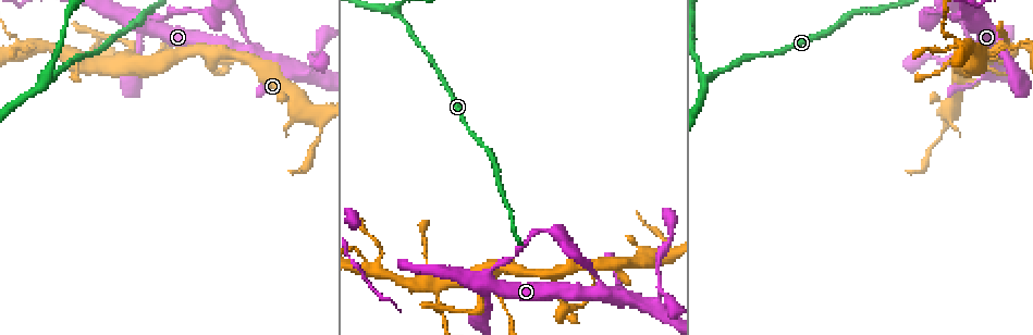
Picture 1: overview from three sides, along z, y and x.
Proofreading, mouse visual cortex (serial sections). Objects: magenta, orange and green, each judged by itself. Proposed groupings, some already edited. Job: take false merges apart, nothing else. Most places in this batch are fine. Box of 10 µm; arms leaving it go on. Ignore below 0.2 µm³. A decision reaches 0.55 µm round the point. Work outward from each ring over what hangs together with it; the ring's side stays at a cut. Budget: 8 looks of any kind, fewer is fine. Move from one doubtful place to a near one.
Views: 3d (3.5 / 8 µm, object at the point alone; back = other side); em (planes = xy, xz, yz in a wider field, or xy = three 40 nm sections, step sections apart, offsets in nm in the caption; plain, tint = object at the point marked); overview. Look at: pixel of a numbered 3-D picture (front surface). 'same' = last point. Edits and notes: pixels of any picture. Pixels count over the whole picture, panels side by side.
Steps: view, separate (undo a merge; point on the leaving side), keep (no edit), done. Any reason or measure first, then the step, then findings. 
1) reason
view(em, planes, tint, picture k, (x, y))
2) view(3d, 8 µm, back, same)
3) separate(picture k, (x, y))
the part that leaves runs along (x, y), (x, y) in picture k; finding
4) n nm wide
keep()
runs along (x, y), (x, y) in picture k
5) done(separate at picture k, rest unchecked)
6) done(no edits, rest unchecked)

three-way junction
view(3d, 3.5 µm, picture 1, (137, 63))

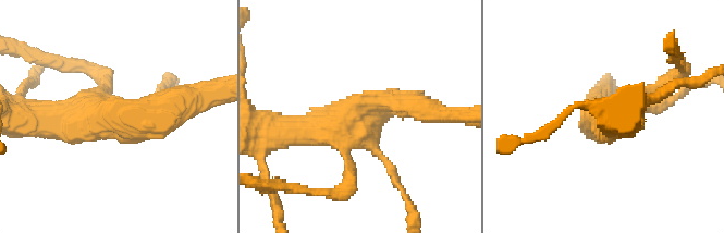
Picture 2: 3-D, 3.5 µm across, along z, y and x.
shape alone is not enough
view(em, planes, tint, picture 2, (113, 114))

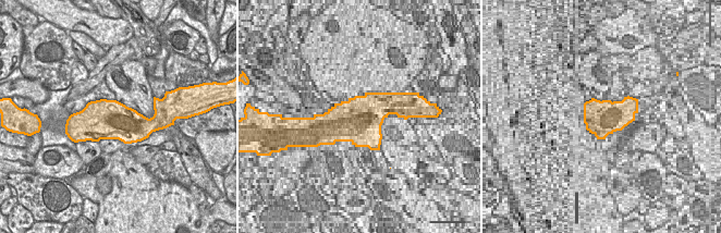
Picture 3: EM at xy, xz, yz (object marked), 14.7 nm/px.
600 nm wide
keep()
runs along (417, 106), (275, 131) in picture 2; all the same cell

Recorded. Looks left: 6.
two arms in line, one across
view(3d, 3.5 µm, picture 1, (369, 266))

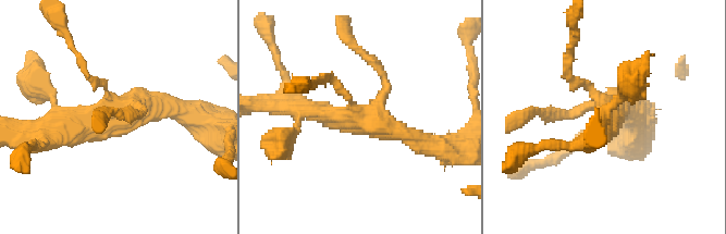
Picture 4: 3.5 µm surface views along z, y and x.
now the EM
view(em, planes, tint, picture 4, (118, 104))

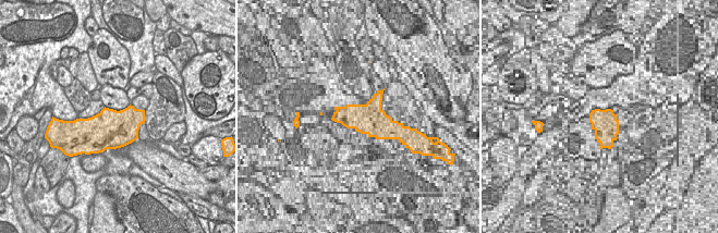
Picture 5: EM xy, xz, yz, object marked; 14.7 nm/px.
keep()
runs along (426, 145), (361, 116), (302, 114) in picture 4; one cell here

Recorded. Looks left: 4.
abrupt turn
view(3d, 3.5 µm, picture 1, (49, 76))

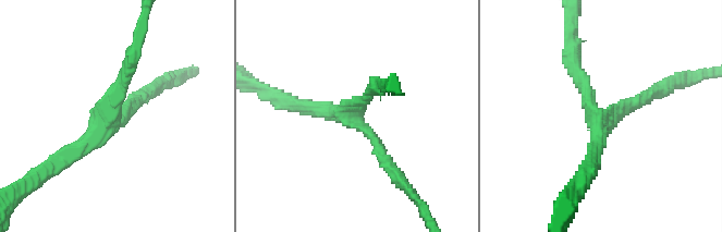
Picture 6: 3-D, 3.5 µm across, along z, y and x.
3 arms; arms of 200, 200, 250 nm
view(em, xy, step 5, plain, picture 6, (113, 117))

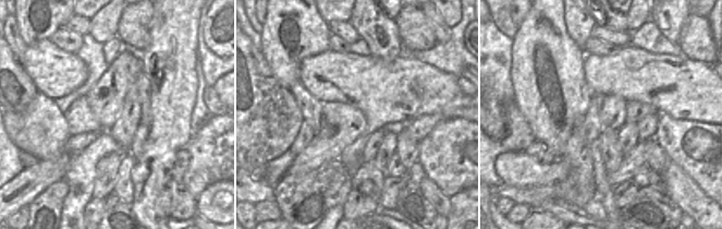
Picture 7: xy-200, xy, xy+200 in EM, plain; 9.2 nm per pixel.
view(em, xy, step 5, tint, same)

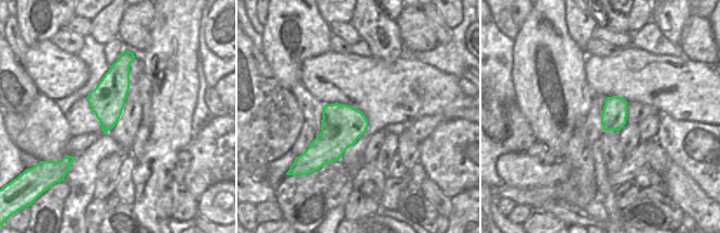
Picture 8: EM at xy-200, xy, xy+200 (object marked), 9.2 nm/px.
keep()
runs along (395, 174), (352, 113), (369, 92) in picture 6; one cell here

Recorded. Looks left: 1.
done(no edits, rest unchecked)

